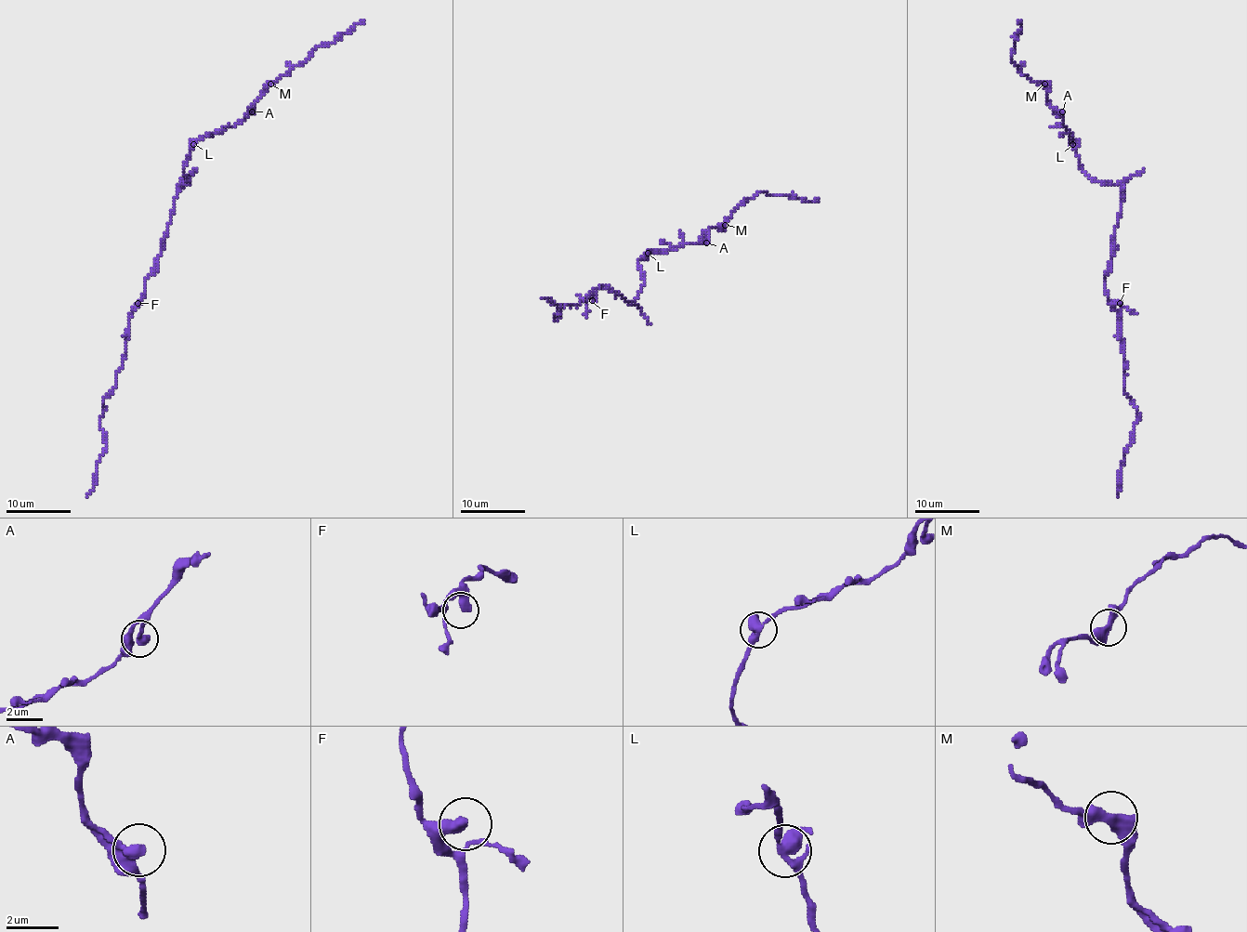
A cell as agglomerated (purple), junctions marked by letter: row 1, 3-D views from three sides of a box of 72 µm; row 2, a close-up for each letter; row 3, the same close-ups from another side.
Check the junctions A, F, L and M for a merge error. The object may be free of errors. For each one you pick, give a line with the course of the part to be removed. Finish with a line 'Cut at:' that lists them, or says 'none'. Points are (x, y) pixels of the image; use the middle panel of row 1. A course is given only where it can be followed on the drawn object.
M: Course of the part to remove: (724, 225), (730, 214), (759, 192), (787, 194), (796, 199), (819, 199)
Cut at: M

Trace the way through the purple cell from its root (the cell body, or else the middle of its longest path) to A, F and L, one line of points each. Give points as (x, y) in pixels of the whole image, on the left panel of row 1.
A: (173, 204), (177, 187), (190, 182), (184, 173), (190, 150), (201, 138), (239, 124), (252, 111)
F: (173, 204), (168, 234), (162, 242), (157, 269), (146, 281), (144, 294), (137, 303)
L: (173, 204), (177, 187), (190, 182), (184, 164), (194, 143)

